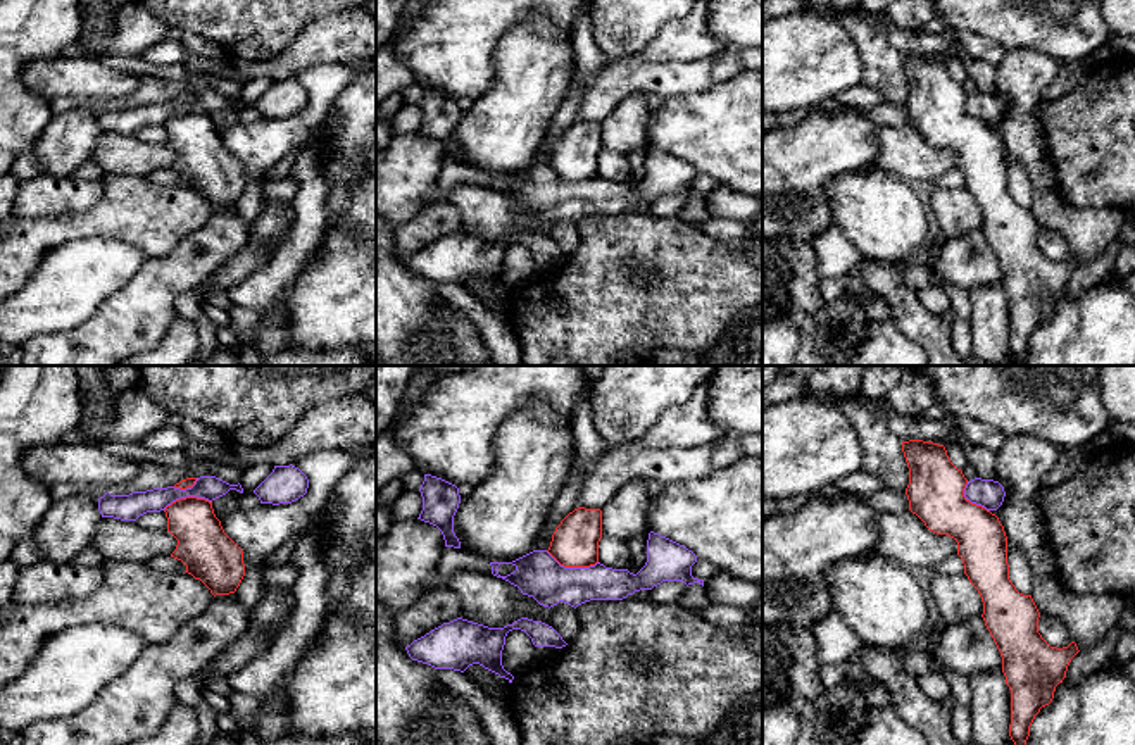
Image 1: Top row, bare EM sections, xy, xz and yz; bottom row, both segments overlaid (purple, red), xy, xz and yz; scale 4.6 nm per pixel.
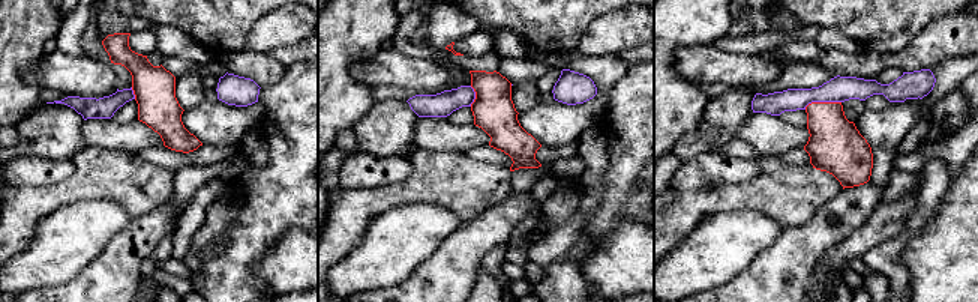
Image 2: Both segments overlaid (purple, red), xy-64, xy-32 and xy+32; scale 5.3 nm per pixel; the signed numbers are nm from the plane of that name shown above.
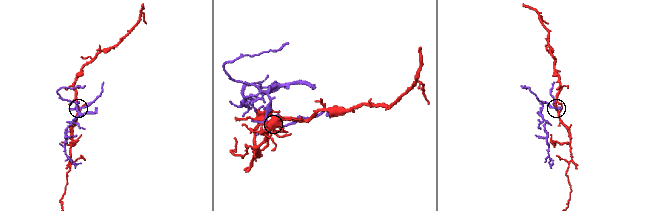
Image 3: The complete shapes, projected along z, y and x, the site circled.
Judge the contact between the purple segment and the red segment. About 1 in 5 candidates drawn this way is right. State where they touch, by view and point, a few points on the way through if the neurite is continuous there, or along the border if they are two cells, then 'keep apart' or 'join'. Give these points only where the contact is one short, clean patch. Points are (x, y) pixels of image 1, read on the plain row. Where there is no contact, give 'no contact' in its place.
meets purple in xz at (571, 181); border along xz (545, 164), (564, 180), (594, 180), (597, 176); keep apart

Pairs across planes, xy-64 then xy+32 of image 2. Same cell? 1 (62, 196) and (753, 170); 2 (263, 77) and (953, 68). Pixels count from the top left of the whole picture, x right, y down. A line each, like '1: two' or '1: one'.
1: two
2: one

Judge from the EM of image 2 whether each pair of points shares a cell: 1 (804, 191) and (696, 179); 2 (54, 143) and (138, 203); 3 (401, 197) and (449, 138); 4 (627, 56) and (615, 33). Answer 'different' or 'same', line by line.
1: different
2: different
3: different
4: different

